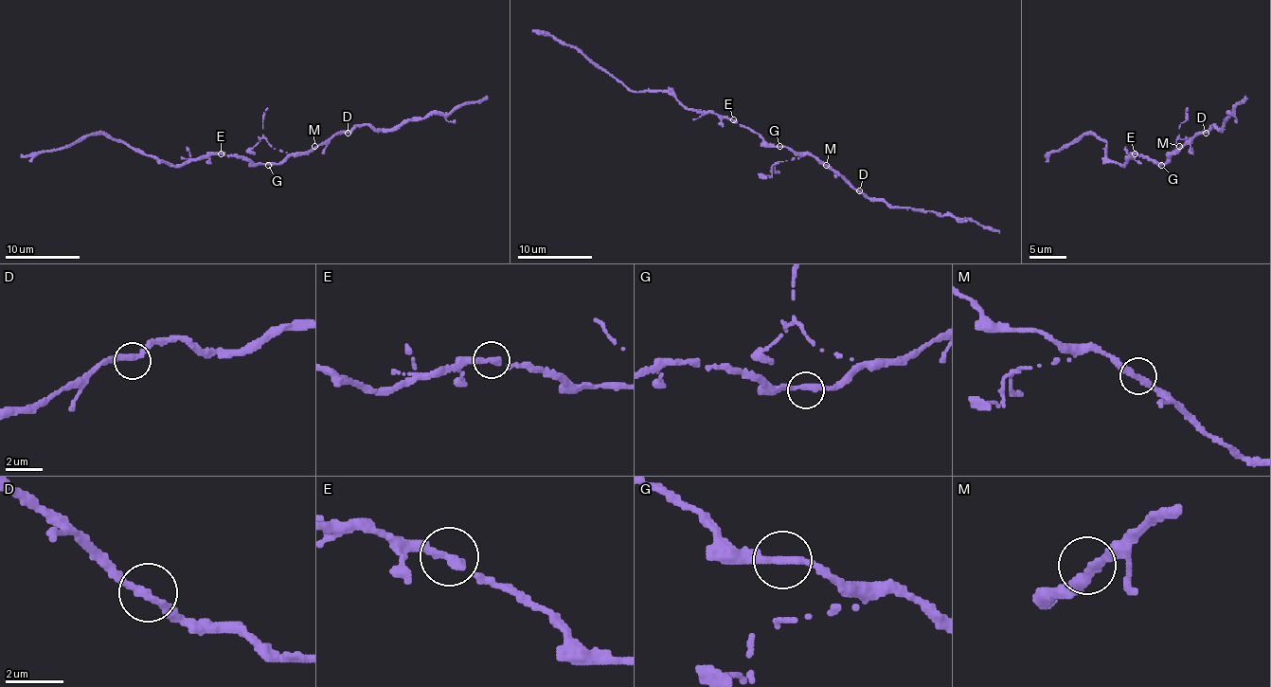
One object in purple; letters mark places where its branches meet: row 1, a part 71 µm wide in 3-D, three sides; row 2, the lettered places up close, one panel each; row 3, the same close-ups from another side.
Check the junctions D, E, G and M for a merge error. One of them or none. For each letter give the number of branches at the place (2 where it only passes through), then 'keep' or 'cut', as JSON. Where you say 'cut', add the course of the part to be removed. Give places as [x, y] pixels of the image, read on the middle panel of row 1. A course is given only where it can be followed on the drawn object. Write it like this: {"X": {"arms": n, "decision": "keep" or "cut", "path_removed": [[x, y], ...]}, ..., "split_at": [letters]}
{"D": {"arms": 2, "decision": "keep"}, "E": {"arms": 2, "decision": "keep"}, "G": {"arms": 2, "decision": "keep"}, "M": {"arms": 2, "decision": "keep"}, "split_at": []}

